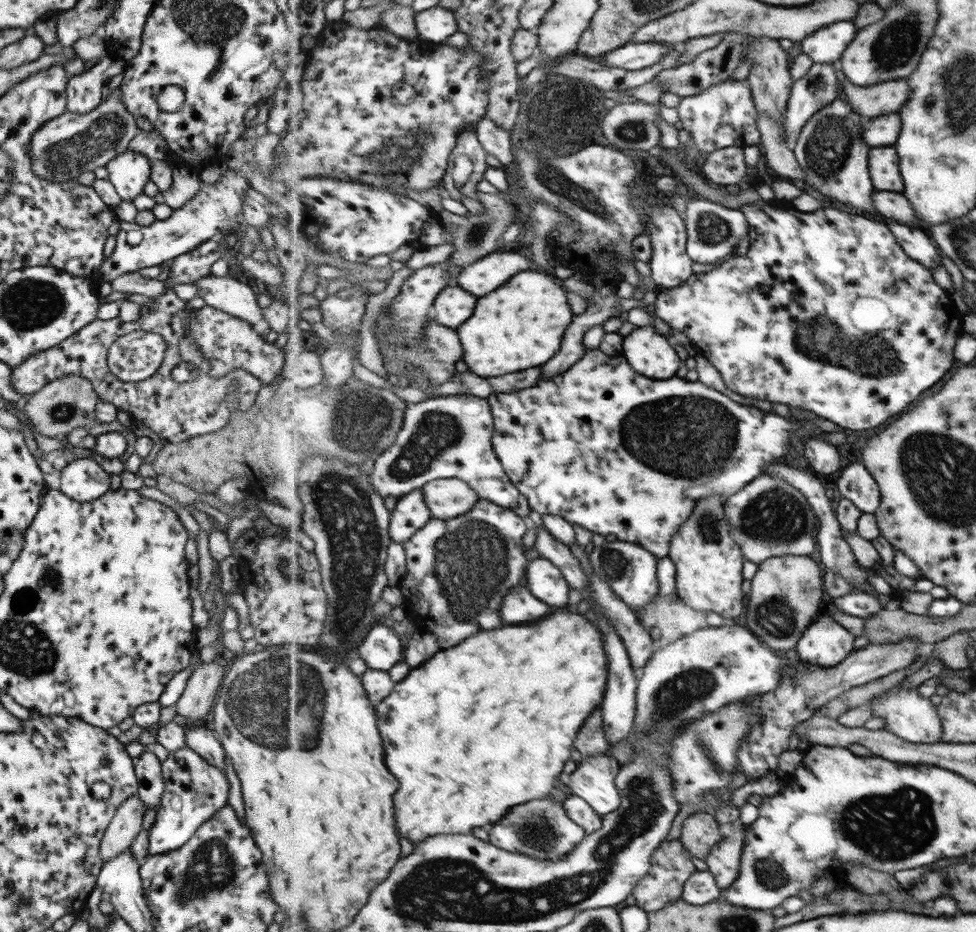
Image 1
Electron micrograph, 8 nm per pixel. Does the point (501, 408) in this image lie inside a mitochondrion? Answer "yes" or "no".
no

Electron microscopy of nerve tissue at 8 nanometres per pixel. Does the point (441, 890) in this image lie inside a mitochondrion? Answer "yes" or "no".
yes

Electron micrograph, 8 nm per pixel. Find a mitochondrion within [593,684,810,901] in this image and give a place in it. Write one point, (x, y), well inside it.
(771, 876)

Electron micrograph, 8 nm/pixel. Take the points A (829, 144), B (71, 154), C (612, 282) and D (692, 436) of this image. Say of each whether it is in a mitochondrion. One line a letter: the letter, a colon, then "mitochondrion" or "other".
A: mitochondrion
B: mitochondrion
C: other
D: mitochondrion

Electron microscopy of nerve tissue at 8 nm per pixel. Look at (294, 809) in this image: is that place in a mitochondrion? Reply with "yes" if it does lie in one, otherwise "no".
no

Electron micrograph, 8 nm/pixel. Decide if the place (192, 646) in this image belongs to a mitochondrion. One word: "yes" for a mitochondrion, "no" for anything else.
no

